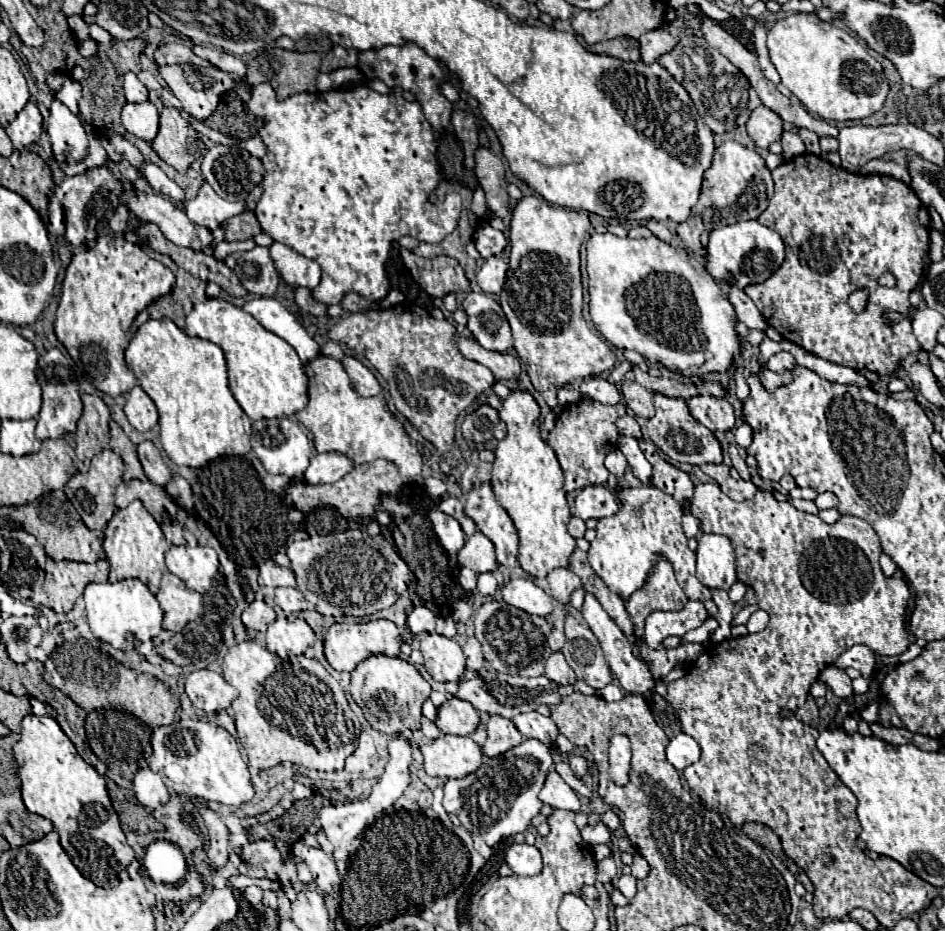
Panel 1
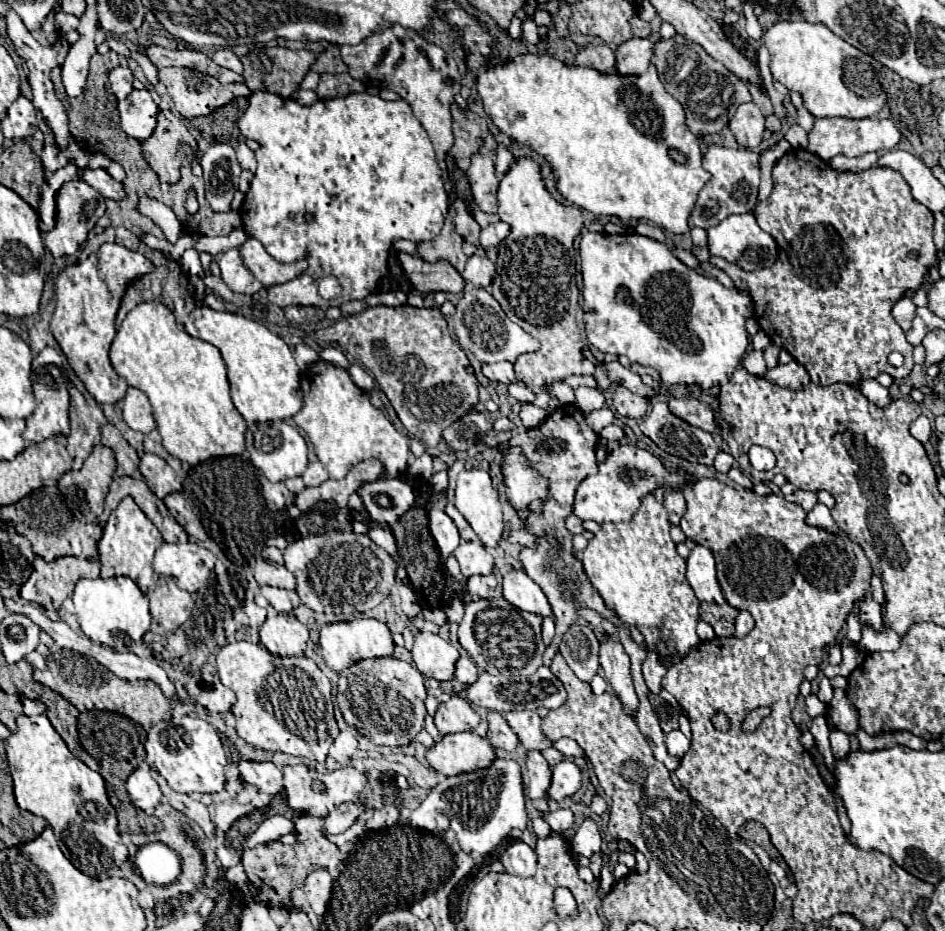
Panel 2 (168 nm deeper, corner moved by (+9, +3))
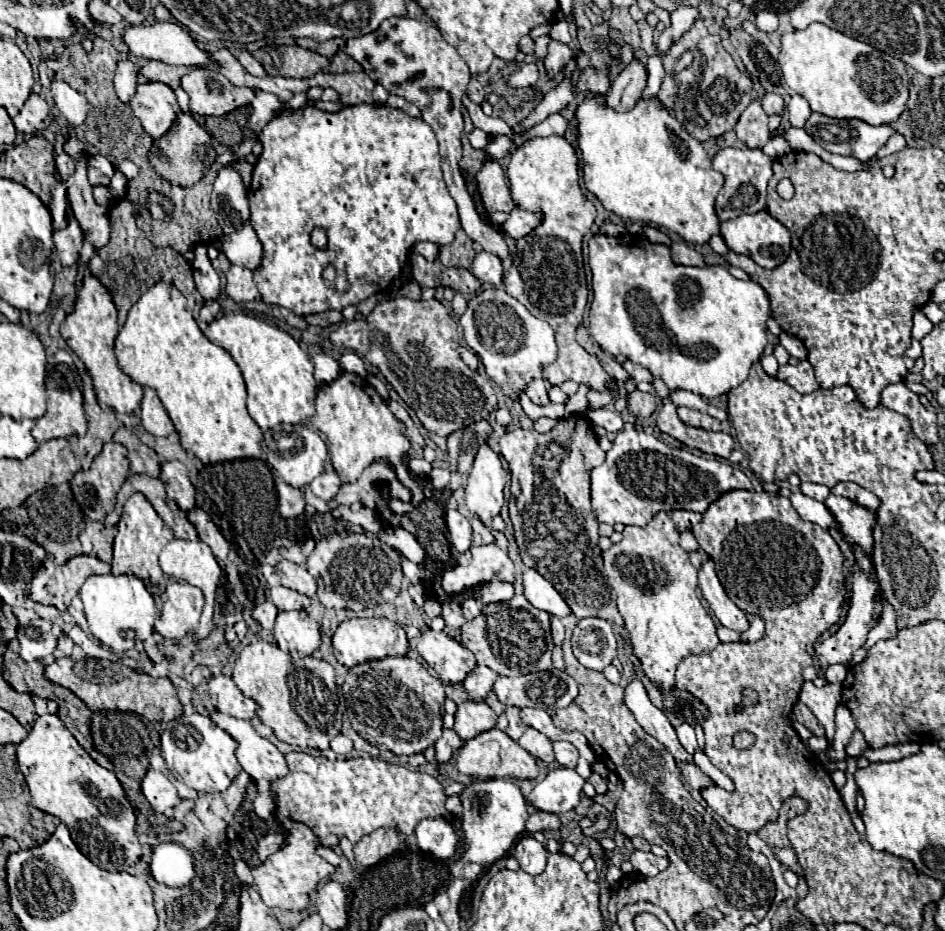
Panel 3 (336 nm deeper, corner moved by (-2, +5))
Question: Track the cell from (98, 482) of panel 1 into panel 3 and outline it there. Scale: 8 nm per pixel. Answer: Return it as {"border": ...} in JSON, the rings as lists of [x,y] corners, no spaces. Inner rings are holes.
{"border":[[[114,441],[106,443],[102,453],[92,461],[92,467],[88,471],[78,471],[74,475],[74,479],[70,481],[76,503],[82,507],[82,511],[90,519],[104,521],[104,517],[114,509],[116,493],[120,491],[128,473],[130,473],[130,463],[128,463],[128,457],[126,457],[126,447],[120,445],[120,443],[114,443]]]}

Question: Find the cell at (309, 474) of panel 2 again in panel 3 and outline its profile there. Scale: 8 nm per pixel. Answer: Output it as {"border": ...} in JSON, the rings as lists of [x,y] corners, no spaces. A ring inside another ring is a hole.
{"border":[[[324,471],[320,477],[316,477],[316,481],[310,483],[310,491],[316,497],[324,499],[324,501],[332,501],[338,495],[340,485],[342,485],[342,481],[340,481],[340,477],[334,471],[330,471],[330,473]]]}

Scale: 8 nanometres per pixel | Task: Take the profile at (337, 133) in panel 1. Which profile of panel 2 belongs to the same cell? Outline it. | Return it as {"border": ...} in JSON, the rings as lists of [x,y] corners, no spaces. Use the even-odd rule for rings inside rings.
{"border":[[[253,91],[249,107],[239,119],[239,129],[245,137],[261,145],[255,151],[255,179],[239,209],[243,229],[247,235],[261,241],[267,253],[277,261],[291,263],[305,259],[309,263],[305,275],[287,285],[269,287],[271,303],[279,307],[315,305],[327,309],[329,303],[319,295],[315,285],[327,275],[337,277],[343,289],[341,299],[335,301],[365,299],[387,273],[387,257],[393,241],[409,239],[419,243],[439,235],[449,199],[433,145],[407,101],[385,101],[371,93],[349,93],[337,99],[317,99],[315,105],[307,107],[295,99]],[[307,213],[313,215],[313,221],[305,219]]]}

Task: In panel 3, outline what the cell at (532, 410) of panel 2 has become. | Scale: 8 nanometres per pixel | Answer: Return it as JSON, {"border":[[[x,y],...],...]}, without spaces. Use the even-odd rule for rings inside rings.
{"border":[[[544,379],[532,381],[532,385],[528,385],[528,393],[526,395],[536,405],[548,405],[550,403],[550,399],[548,399],[548,383]]]}

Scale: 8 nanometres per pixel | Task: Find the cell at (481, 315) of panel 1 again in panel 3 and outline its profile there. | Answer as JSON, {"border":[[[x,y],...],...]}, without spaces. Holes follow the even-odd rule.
{"border":[[[490,287],[470,299],[466,313],[460,317],[460,325],[466,345],[478,355],[486,375],[510,399],[518,399],[532,379],[542,379],[542,369],[556,359],[552,327],[544,319],[534,317],[520,301],[502,289]]]}

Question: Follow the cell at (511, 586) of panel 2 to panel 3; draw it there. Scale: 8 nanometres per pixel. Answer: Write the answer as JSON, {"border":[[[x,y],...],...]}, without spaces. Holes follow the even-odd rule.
{"border":[[[536,569],[524,571],[524,595],[536,609],[548,611],[550,615],[564,617],[564,615],[572,613],[568,603],[554,589],[554,585],[550,581],[546,581]]]}

